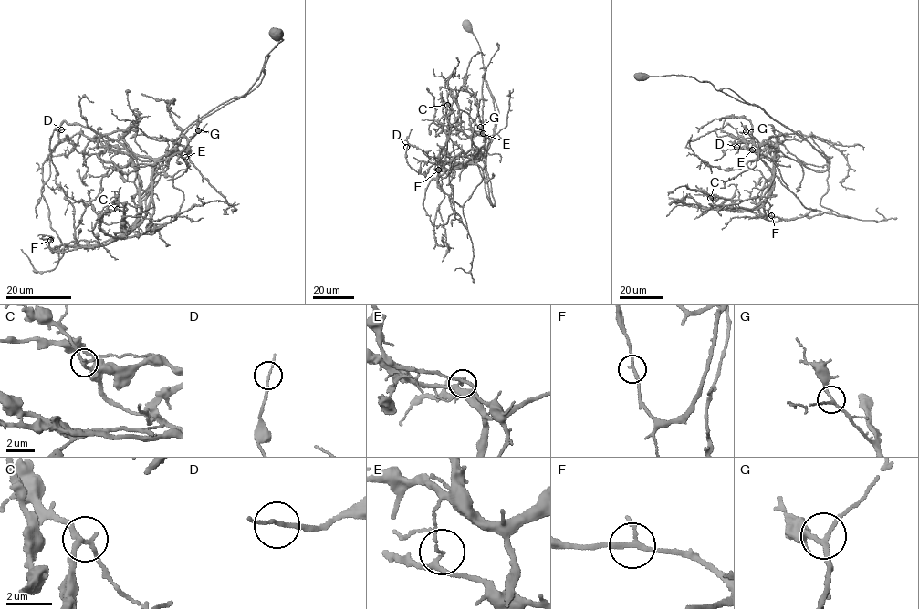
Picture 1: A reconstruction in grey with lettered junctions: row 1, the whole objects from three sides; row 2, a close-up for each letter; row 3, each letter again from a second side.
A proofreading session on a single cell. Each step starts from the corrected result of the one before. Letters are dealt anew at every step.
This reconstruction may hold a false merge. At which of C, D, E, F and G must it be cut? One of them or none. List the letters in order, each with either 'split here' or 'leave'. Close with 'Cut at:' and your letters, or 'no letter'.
C: leave
D: leave
E: split here
F: leave
G: leave
Cut at: E

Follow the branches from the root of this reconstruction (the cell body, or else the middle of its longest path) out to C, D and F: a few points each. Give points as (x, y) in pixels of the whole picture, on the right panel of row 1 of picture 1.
C: (641, 77), (711, 83), (829, 164), (819, 172), (778, 154), (769, 194), (751, 210), (710, 198)
D: (641, 77), (711, 83), (830, 165), (819, 172), (777, 155), (763, 218), (771, 170), (736, 147)
F: (641, 77), (711, 83), (823, 156), (830, 165), (819, 172), (777, 155), (763, 216), (780, 220), (771, 215)

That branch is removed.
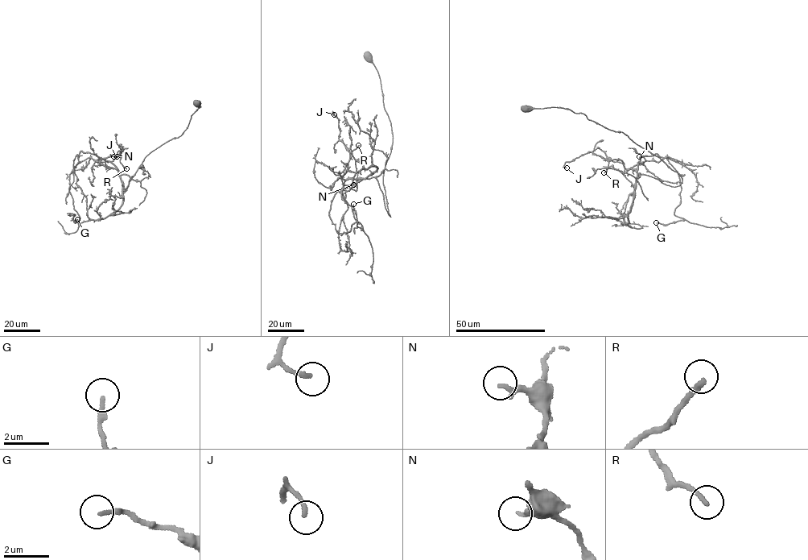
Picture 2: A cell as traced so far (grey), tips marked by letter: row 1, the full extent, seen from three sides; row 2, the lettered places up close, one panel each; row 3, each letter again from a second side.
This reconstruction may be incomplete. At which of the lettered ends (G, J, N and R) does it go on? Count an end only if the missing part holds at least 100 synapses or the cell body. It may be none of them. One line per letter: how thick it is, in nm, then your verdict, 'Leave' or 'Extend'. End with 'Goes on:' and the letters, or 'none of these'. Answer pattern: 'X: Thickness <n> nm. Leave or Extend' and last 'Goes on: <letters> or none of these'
G: Thickness 200 nm. Leave
J: Thickness 180 nm. Leave
N: Thickness 190 nm. Leave
R: Thickness 190 nm. Leave
Goes on: none of these

